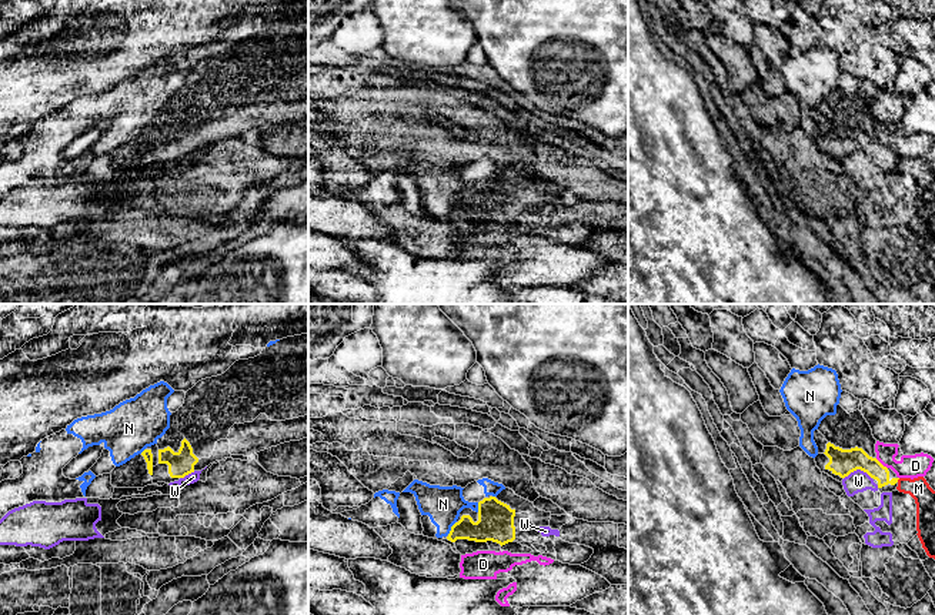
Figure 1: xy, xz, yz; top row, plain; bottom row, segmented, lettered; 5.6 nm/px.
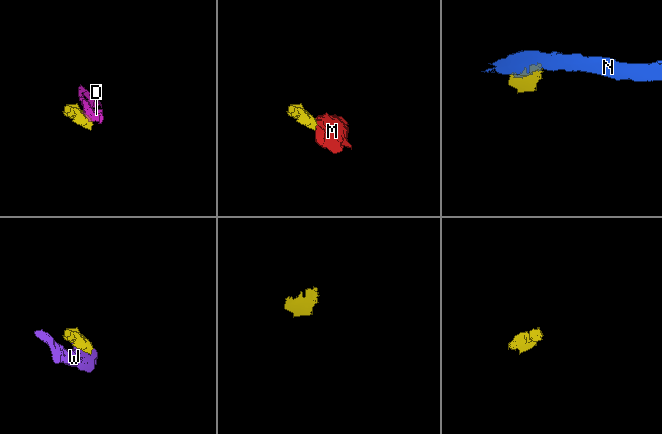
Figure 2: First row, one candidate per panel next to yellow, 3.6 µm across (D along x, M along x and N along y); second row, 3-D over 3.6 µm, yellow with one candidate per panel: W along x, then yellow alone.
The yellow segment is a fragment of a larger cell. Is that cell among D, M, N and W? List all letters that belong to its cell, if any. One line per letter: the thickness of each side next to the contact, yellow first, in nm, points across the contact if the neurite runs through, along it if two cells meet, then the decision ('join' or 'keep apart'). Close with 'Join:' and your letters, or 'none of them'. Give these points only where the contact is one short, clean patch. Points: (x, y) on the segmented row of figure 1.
D: 150 nm thick on the yellow side, 130 nm on the other; border along yz (875, 458), (887, 468); keep apart
M: 110 nm thick on the yellow side, 120 nm on the other; border along yz (900, 478), (897, 481); keep apart
N: 200 nm thick on the yellow side, 200 nm on the other; border along xz (456, 521), (447, 534); keep apart
W: 150 nm thick on the yellow side, 130 nm on the other; keep apart
Join: none of them

